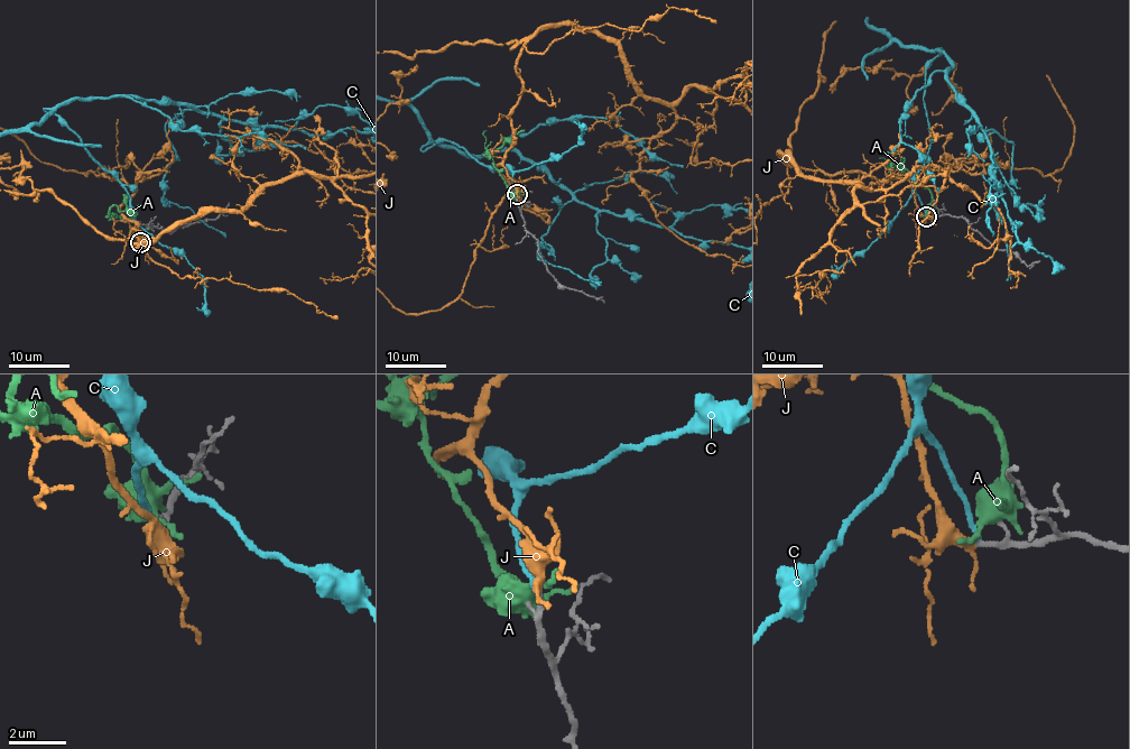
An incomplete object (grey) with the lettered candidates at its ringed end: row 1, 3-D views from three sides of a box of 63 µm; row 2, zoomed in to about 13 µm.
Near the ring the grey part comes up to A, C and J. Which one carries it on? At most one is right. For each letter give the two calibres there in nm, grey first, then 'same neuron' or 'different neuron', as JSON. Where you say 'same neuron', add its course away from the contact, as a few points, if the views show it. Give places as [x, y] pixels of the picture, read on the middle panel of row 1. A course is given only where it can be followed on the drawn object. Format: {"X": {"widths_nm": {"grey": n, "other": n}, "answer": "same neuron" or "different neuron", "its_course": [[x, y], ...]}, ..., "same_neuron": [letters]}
{"A": {"widths_nm": {"grey": 100, "other": 460}, "answer": "different neuron"}, "C": {"widths_nm": {"grey": 160, "other": 170}, "answer": "different neuron"}, "J": {"widths_nm": {"grey": 150, "other": 320}, "answer": "same neuron", "its_course": [[517, 193], [502, 164], [497, 167], [509, 194], [463, 292], [437, 310], [407, 314]]}, "same_neuron": ["J"]}

